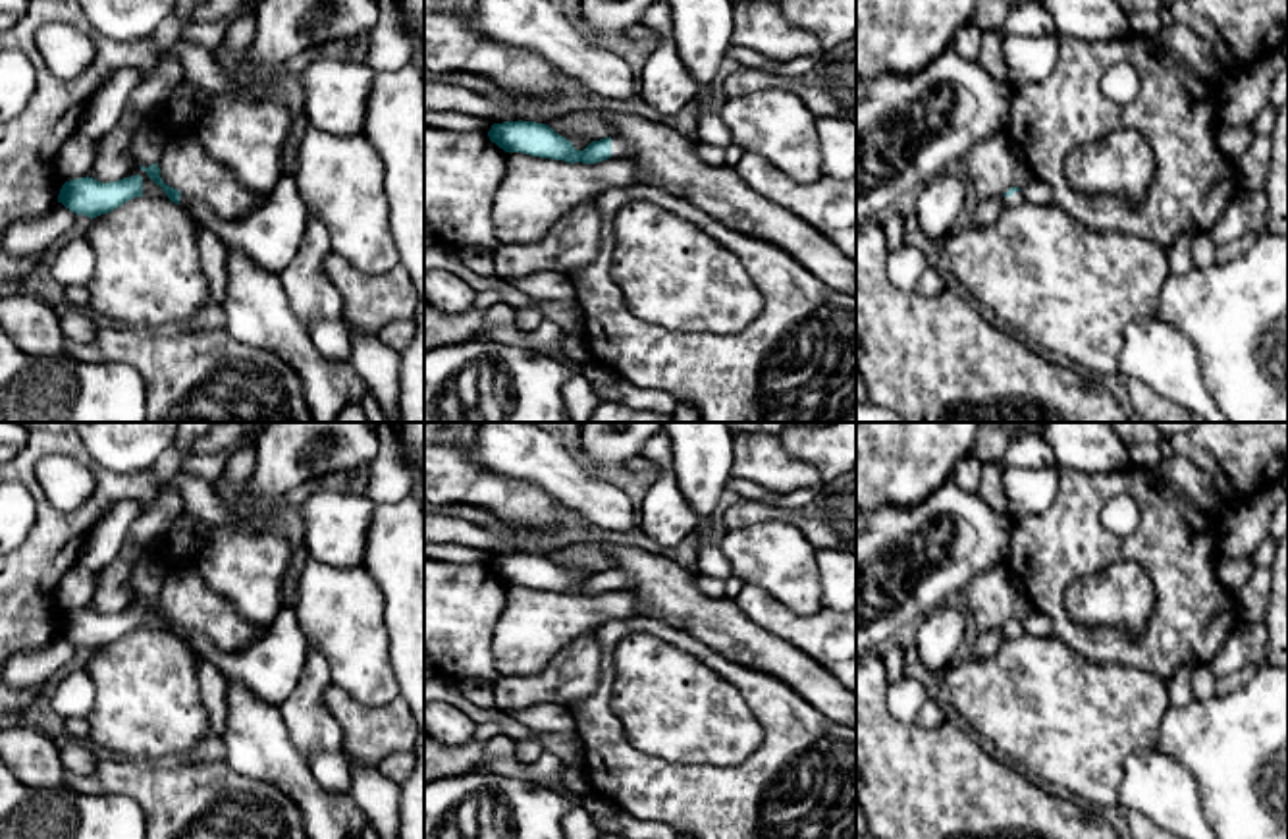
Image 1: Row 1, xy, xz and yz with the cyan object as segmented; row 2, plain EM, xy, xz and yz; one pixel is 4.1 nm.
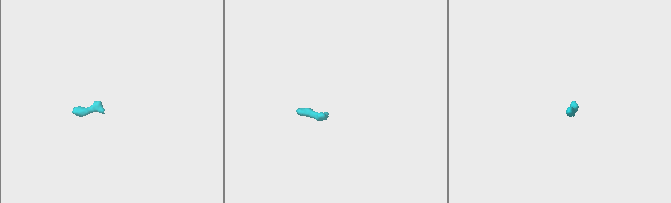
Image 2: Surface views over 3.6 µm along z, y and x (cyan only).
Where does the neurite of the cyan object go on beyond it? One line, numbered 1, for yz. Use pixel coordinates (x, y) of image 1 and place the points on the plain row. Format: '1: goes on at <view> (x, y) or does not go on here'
1: goes on at yz (1019, 629)

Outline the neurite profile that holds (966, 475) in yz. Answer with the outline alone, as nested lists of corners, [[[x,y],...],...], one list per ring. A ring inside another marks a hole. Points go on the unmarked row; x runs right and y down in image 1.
[[[966,455],[951,473],[951,480],[966,490],[976,492],[981,482],[983,463],[976,455]]]

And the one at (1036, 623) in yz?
[[[1033,609],[1024,621],[1024,633],[1030,636],[1043,638],[1053,635],[1053,627],[1047,615]]]

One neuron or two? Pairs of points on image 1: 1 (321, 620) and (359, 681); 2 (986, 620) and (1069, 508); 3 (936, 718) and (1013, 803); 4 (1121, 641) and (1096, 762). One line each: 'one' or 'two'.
1: one
2: two
3: two
4: two

